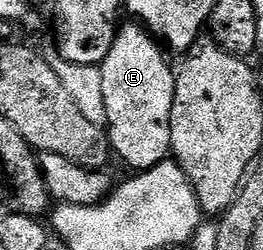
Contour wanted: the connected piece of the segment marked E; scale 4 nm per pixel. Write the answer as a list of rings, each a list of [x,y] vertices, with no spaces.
[[[138,22],[120,26],[115,32],[113,49],[109,49],[109,57],[101,64],[103,72],[102,92],[105,97],[105,113],[107,123],[105,132],[110,139],[110,150],[120,155],[136,172],[147,171],[168,158],[171,149],[171,110],[173,109],[173,93],[175,92],[176,72],[171,71],[171,63],[163,56],[164,48],[157,42],[146,27]]]

